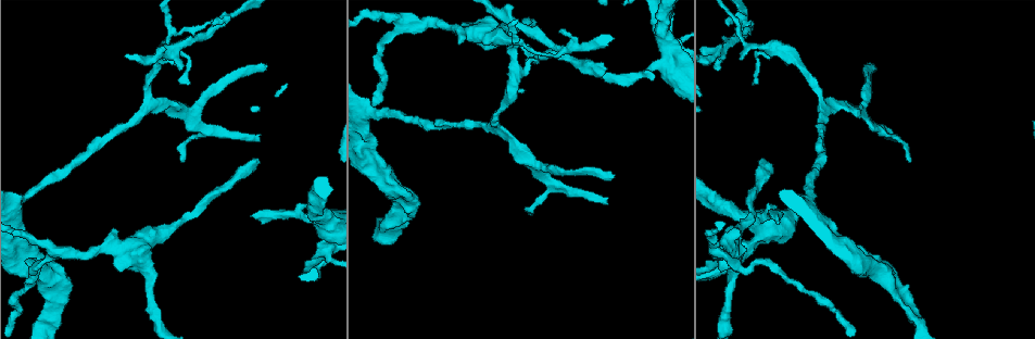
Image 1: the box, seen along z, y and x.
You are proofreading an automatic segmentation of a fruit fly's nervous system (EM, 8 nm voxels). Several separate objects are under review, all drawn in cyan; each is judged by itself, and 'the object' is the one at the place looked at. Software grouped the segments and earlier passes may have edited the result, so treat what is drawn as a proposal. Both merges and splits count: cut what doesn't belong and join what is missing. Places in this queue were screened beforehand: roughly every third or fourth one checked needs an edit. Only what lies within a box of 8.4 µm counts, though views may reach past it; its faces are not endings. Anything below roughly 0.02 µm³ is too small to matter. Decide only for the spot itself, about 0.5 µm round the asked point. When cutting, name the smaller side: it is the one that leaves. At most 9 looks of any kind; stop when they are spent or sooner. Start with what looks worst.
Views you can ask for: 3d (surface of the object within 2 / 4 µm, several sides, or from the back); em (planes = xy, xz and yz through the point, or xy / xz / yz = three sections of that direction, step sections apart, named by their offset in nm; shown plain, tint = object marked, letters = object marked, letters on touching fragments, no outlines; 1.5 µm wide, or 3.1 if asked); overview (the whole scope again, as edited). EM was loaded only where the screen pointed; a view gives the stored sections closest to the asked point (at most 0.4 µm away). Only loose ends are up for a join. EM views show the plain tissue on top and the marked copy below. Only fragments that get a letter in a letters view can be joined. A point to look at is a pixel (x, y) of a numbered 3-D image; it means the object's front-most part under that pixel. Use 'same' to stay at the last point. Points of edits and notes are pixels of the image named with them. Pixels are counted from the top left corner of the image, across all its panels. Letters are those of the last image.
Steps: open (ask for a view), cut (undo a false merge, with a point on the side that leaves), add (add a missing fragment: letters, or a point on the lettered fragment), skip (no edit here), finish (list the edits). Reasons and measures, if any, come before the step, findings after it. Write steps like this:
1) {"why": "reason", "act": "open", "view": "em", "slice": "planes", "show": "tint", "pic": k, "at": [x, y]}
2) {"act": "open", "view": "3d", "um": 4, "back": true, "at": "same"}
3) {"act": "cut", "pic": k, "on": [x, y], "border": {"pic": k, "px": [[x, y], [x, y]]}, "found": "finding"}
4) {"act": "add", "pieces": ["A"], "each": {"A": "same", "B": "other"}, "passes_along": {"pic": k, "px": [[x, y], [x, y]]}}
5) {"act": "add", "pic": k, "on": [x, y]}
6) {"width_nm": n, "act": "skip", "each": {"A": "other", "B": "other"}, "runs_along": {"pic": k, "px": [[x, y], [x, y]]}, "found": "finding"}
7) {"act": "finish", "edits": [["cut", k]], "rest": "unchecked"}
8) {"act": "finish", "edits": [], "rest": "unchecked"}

{"why": "branch stops here", "act": "open", "view": "em", "slice": "planes", "show": "letters", "pic": 1, "at": [253, 215]}

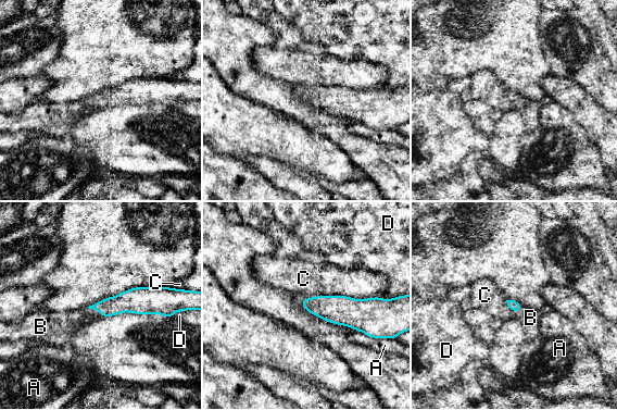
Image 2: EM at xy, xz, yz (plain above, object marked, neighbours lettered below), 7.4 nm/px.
{"act": "add", "pieces": ["B"], "each": {"A": "other", "B": "same", "C": "other", "D": "other"}, "found": "it goes on there"}

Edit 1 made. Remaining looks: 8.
{"why": "redraw", "act": "open", "view": "overview"}

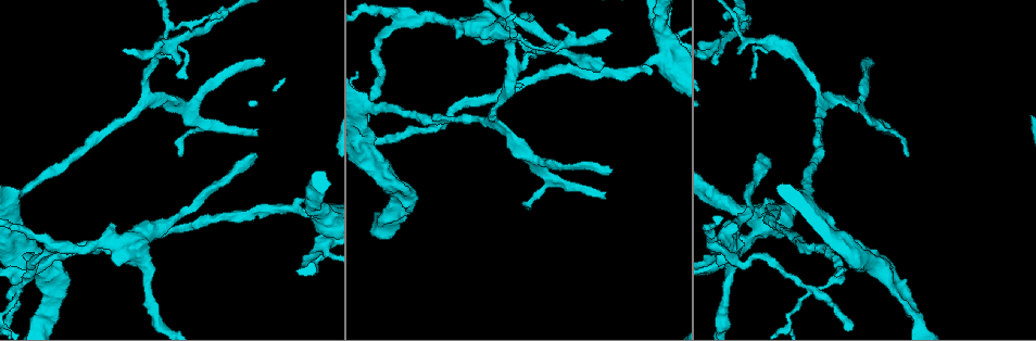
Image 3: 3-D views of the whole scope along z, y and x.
{"why": "an open end", "act": "open", "view": "3d", "um": 4, "back": true, "pic": 3, "at": [610, 168]}

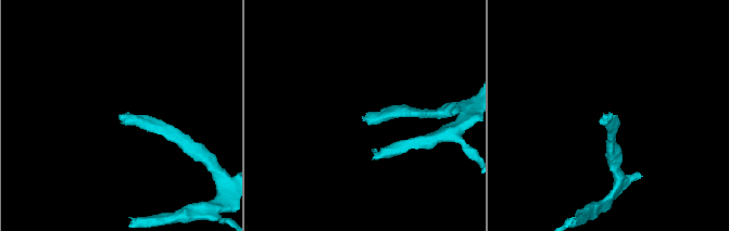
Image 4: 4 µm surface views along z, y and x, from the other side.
{"why": "now the EM", "act": "open", "view": "em", "slice": "xz", "step": 8, "show": "tint", "pic": 4, "at": [606, 114]}

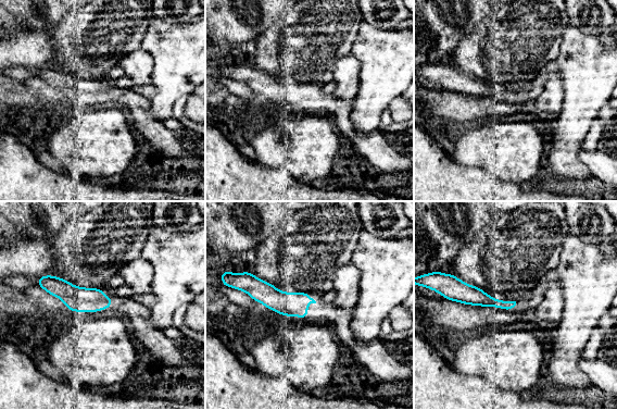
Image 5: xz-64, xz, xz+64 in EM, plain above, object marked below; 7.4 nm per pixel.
{"act": "open", "view": "em", "slice": "planes", "show": "letters", "at": "same"}

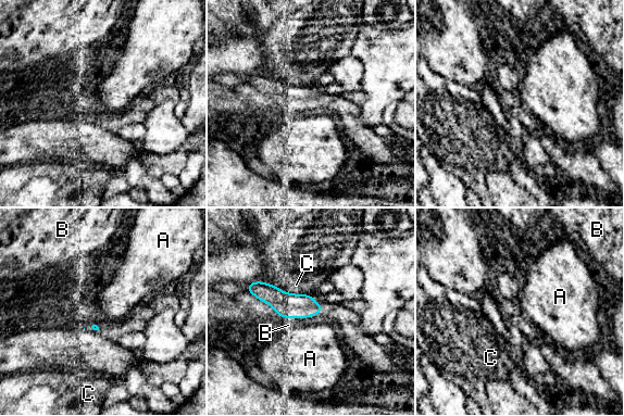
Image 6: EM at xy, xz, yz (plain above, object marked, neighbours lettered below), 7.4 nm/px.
{"act": "skip", "each": {"A": "other", "B": "other", "C": "other"}, "runs_along": {"pic": 6, "px": [[250, 287], [286, 305], [319, 306]]}, "found": "no lettered fragment goes on from it"}

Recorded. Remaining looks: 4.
{"why": "free end", "act": "open", "view": "em", "slice": "xy", "step": 4, "show": "letters", "pic": 3, "at": [257, 133]}

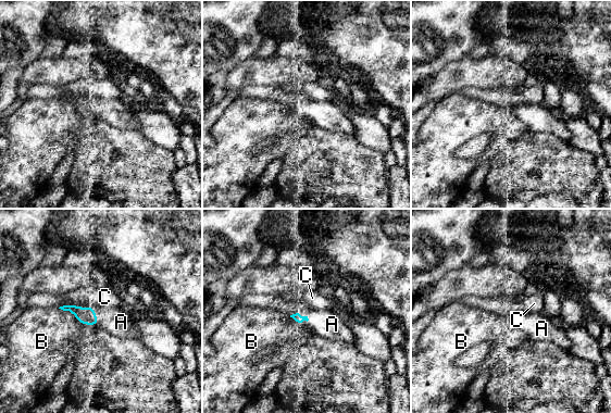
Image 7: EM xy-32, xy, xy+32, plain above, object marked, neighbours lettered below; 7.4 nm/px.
{"longest_contact_nm": ["B", 200], "act": "add", "pieces": ["A"], "each": {"A": "same", "B": "other", "C": "other"}, "found": "it goes on there"}

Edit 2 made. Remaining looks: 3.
{"act": "open", "view": "overview"}

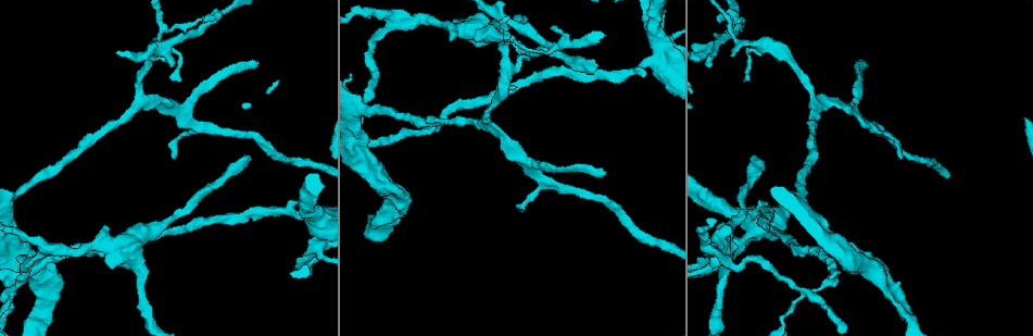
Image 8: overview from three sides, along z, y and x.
{"why": "thin arm on a thick one", "act": "open", "view": "em", "slice": "planes", "show": "tint", "pic": 8, "at": [510, 38]}

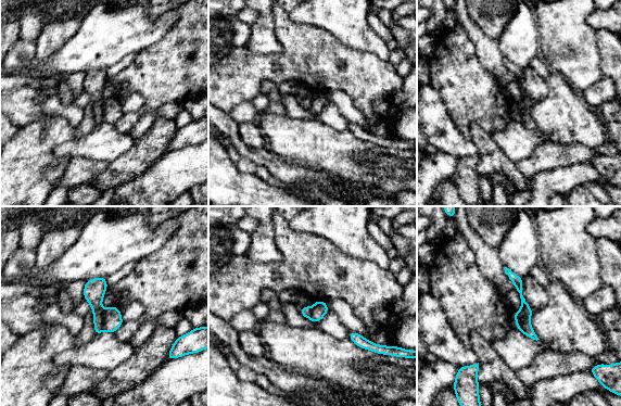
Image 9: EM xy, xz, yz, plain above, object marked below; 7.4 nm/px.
{"act": "open", "view": "em", "slice": "planes", "show": "letters", "at": "same"}

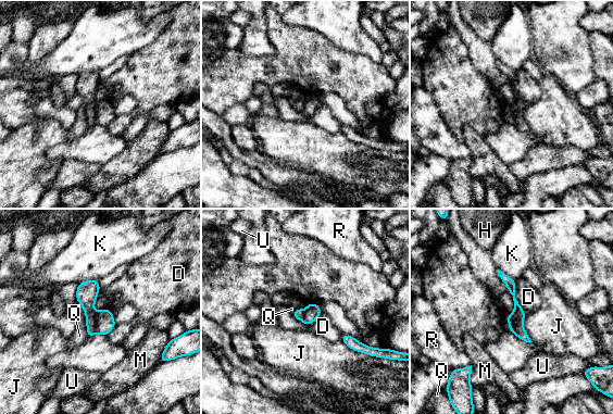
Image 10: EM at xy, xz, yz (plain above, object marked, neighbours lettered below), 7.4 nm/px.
{"longest_contact_nm": ["D", 240], "act": "cut", "pic": 10, "on": [105, 323], "each": {"D": "other", "H": "other", "J": "other", "K": "other", "M": "other", "Q": "other", "R": "other", "U": "other"}, "border": {"pic": 10, "px": [[97, 313], [96, 331]]}, "found": "two neurons meet here"}

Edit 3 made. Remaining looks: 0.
{"act": "finish", "edits": [["add", 2], ["add", 7], ["cut", 10]], "rest": "unchecked"}

